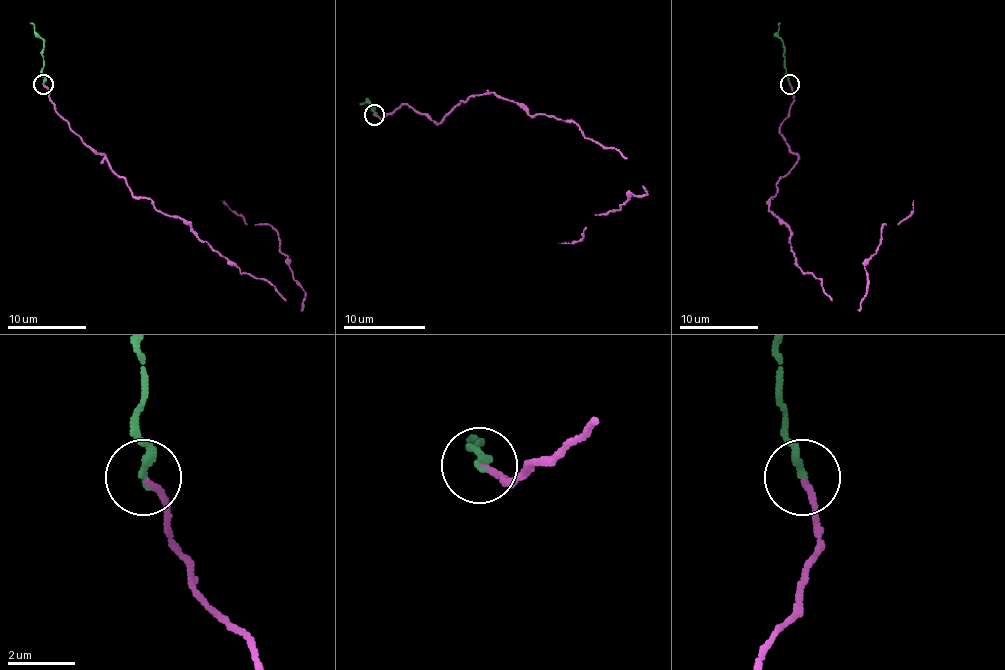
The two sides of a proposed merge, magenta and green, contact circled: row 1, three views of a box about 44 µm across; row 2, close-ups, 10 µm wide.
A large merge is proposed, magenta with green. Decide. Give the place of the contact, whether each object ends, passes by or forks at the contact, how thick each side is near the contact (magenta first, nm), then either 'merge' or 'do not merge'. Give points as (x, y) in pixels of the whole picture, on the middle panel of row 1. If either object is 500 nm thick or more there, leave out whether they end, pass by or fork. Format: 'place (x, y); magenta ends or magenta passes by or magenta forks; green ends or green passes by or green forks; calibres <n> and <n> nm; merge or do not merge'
place (374, 114); magenta ends; green ends; calibres 180 and 220 nm; merge

